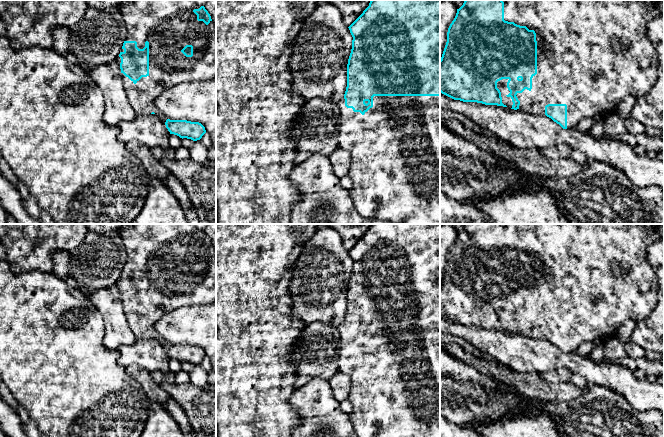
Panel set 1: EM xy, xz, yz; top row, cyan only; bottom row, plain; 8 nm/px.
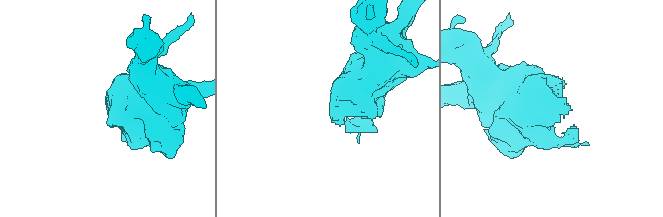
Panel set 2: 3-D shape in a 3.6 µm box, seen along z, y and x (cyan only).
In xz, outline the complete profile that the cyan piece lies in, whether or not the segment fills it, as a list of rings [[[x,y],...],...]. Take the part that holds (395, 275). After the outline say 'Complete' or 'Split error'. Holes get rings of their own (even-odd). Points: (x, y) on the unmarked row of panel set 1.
[[[371,224],[369,230],[348,251],[353,261],[352,273],[347,288],[347,311],[339,325],[341,348],[338,354],[338,372],[350,377],[351,390],[348,400],[353,406],[349,415],[358,437],[440,437],[440,224]]]. Split error

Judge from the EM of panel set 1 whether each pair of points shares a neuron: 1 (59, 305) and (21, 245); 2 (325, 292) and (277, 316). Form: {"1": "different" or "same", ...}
{"1": "different", "2": "different"}

